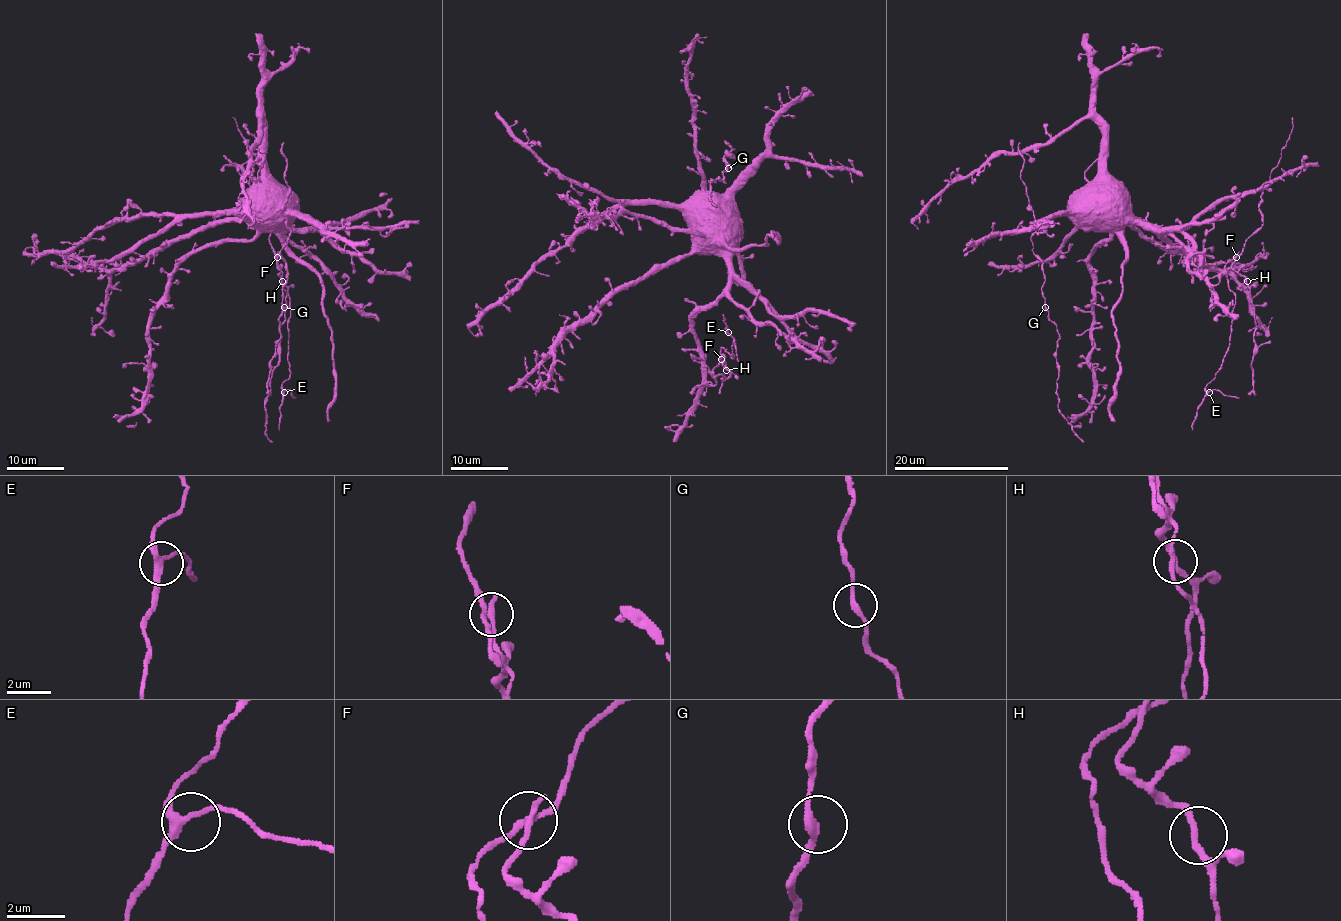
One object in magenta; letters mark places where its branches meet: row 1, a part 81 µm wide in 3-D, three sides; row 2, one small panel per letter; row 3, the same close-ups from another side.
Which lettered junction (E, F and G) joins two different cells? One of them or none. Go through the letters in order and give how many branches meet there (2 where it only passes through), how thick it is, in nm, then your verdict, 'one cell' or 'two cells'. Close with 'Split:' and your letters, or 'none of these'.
E: 3 | 240 nm | one cell
F: 3 | 220 nm | two cells
G: 2 | 240 nm | one cell
Split: F

